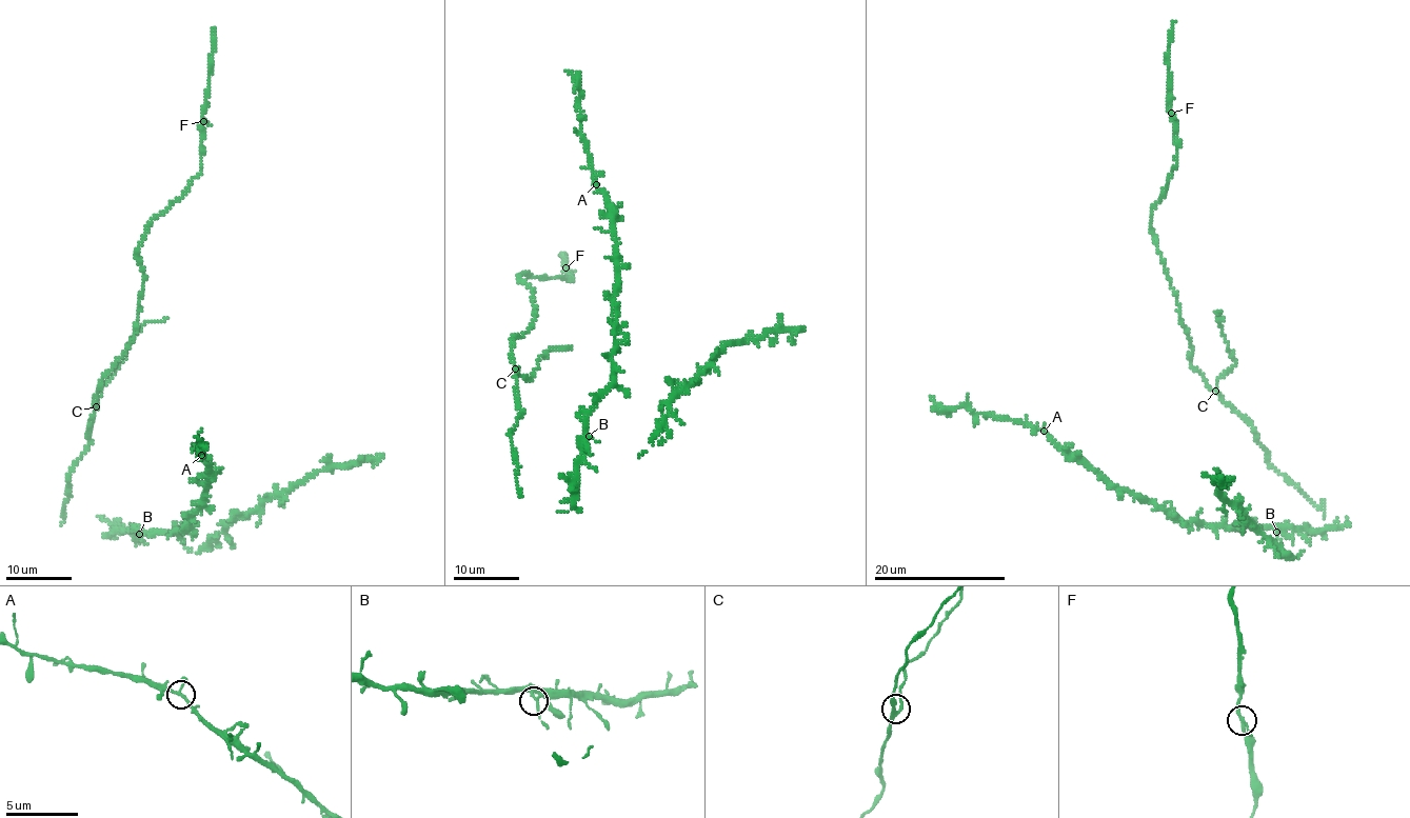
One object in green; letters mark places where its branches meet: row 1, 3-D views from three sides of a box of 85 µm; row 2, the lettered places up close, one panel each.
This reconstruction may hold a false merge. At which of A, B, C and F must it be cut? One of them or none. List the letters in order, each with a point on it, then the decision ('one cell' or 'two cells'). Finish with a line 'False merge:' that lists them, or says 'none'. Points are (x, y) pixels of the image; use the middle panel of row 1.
A: at (596, 184); one cell
B: at (589, 436); one cell
C: at (515, 368); one cell
F: at (566, 267); one cell
False merge: none

